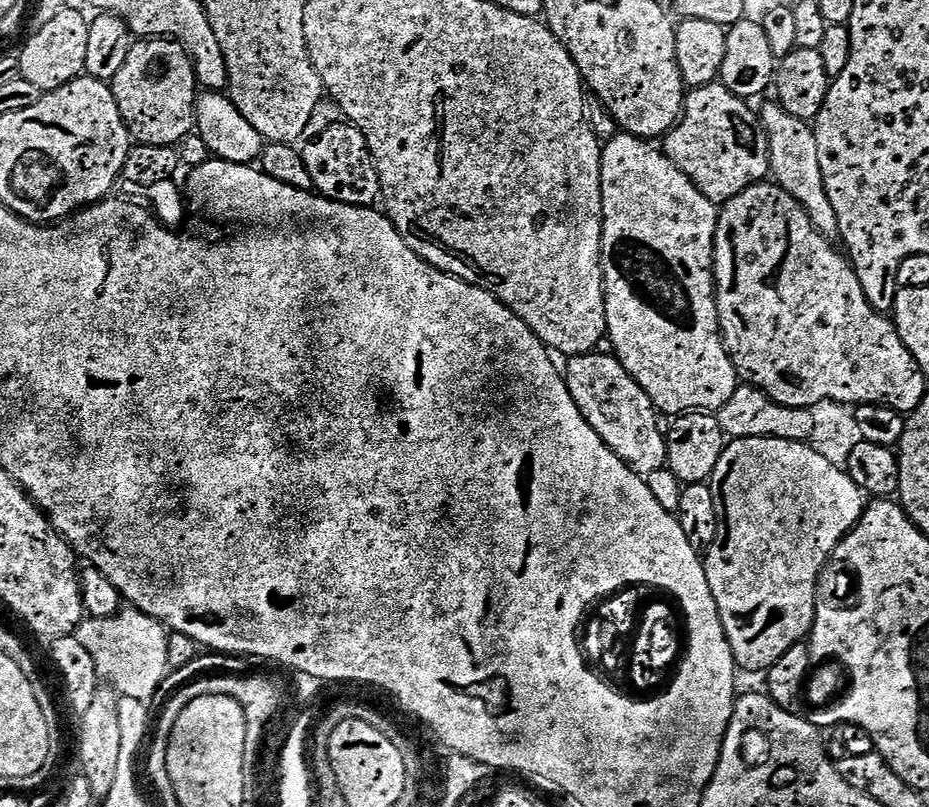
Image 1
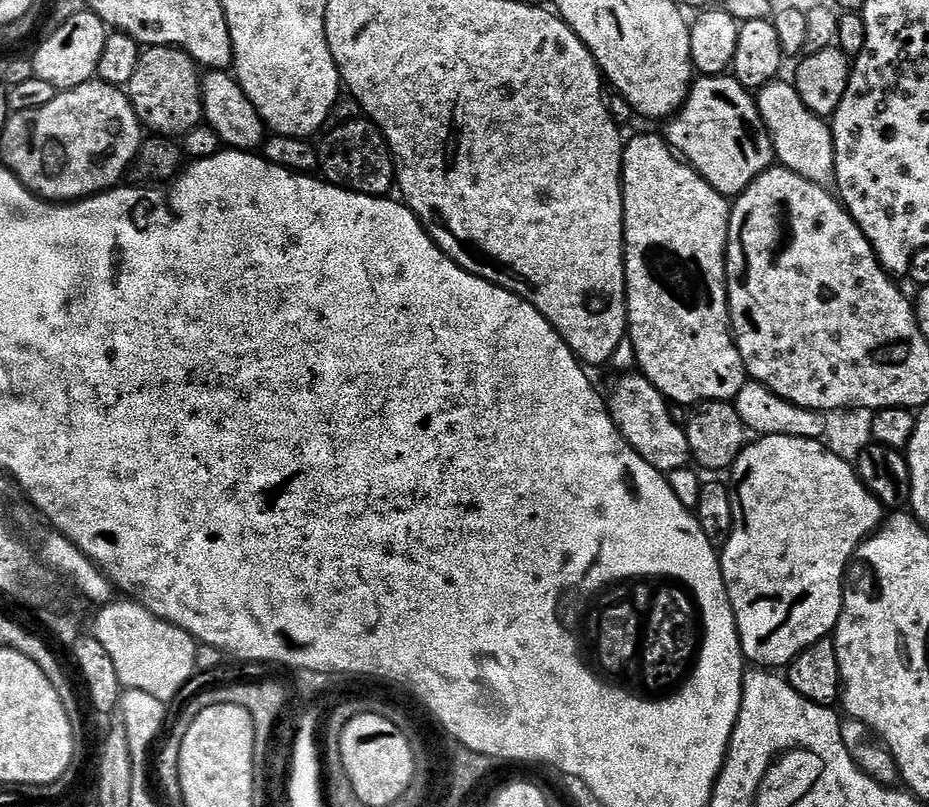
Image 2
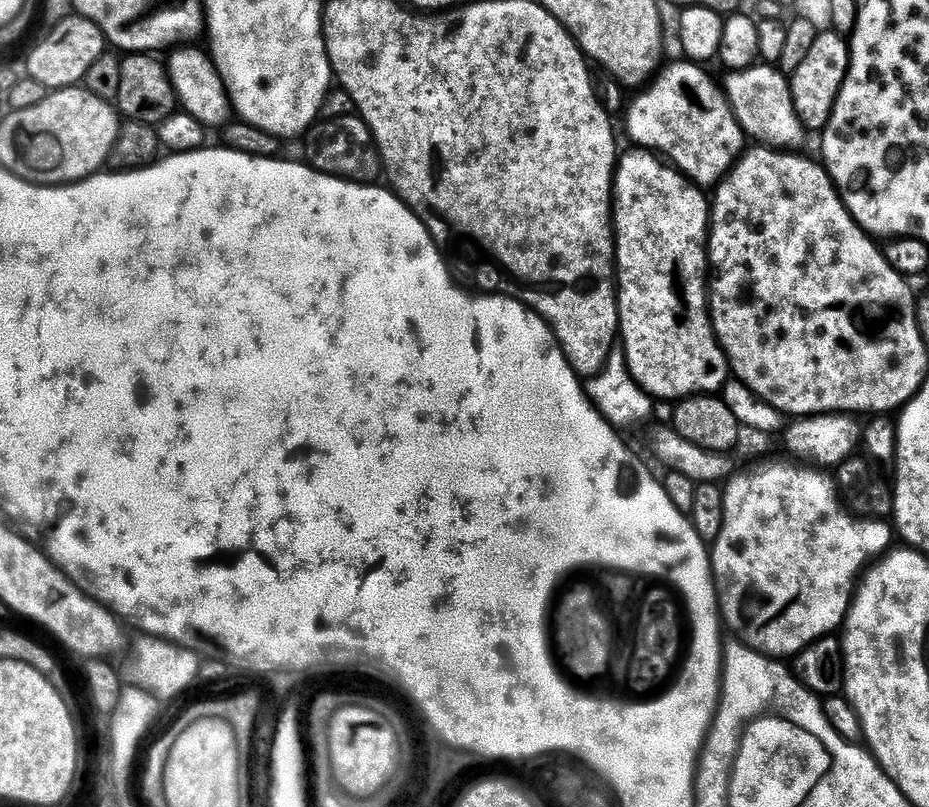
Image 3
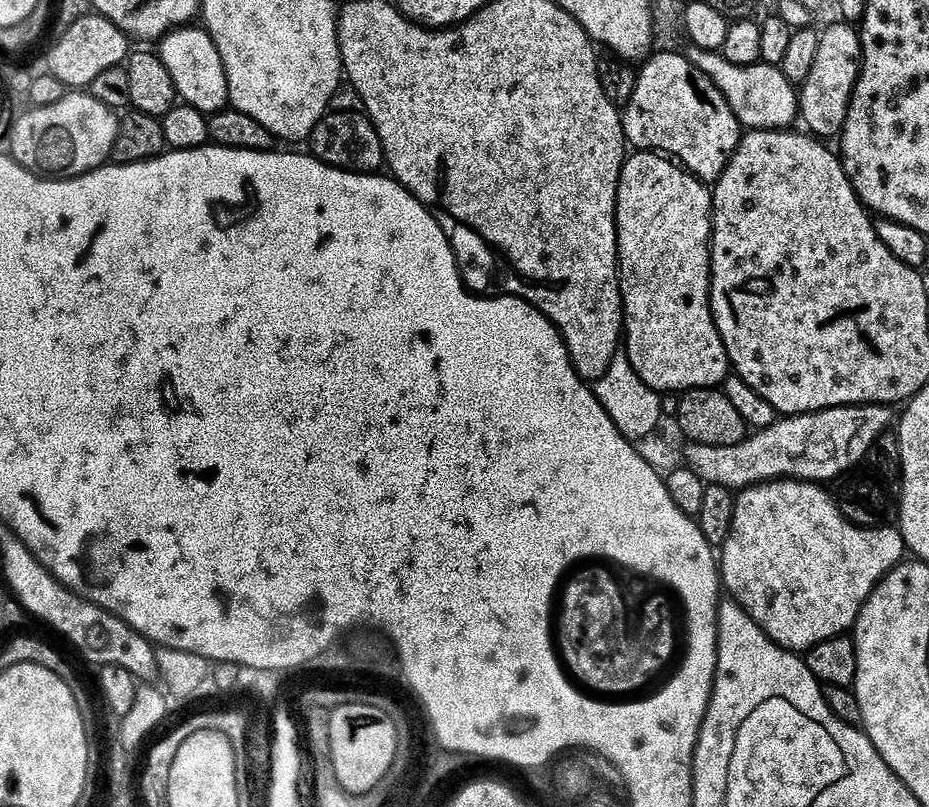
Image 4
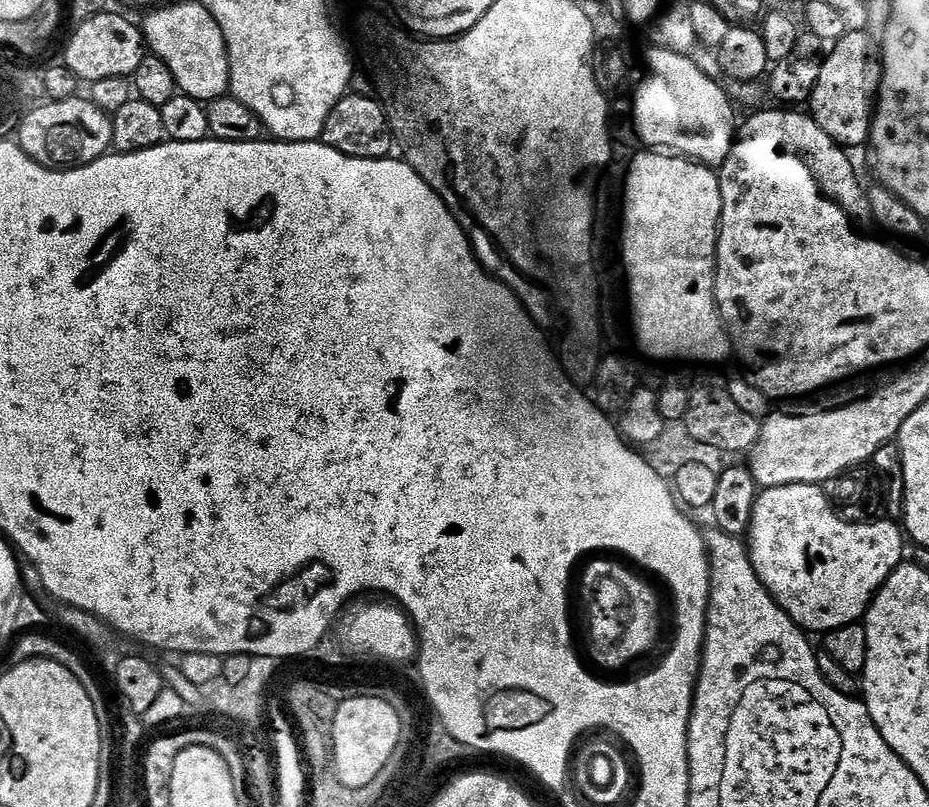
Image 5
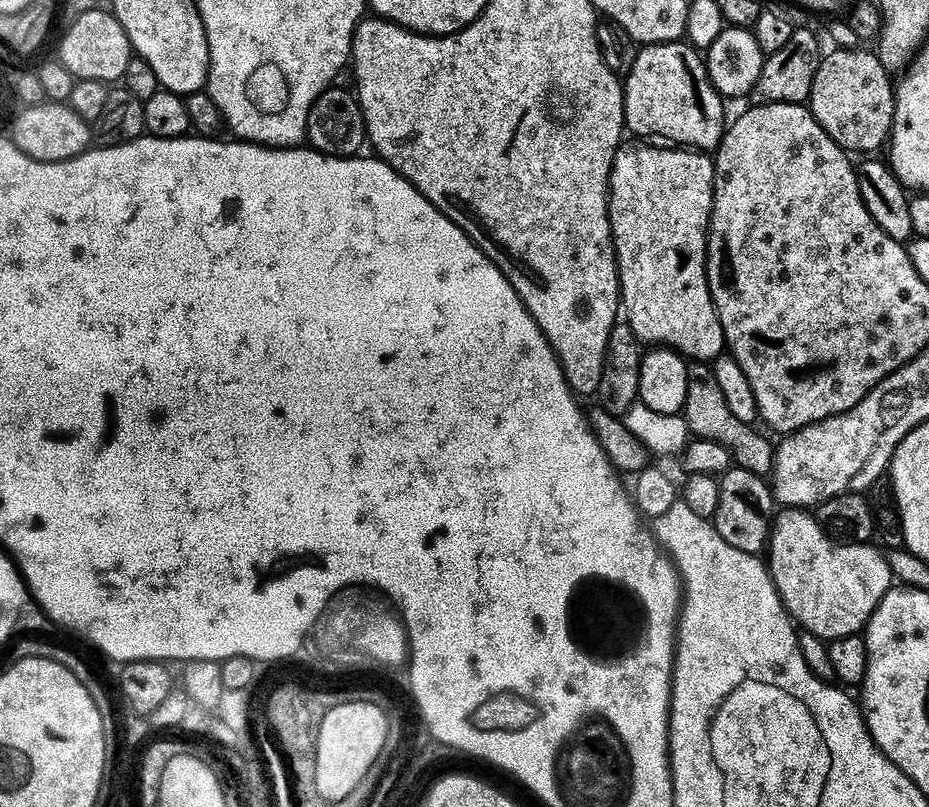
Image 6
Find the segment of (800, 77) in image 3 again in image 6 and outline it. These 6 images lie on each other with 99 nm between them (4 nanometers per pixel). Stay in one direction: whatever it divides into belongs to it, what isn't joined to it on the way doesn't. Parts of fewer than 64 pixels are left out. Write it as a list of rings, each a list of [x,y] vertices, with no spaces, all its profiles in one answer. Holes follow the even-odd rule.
[[[832,50],[821,59],[818,78],[814,78],[810,111],[822,130],[845,152],[876,154],[892,135],[896,90],[894,80],[888,77],[889,69],[882,66],[879,55],[875,51],[862,51]]]

